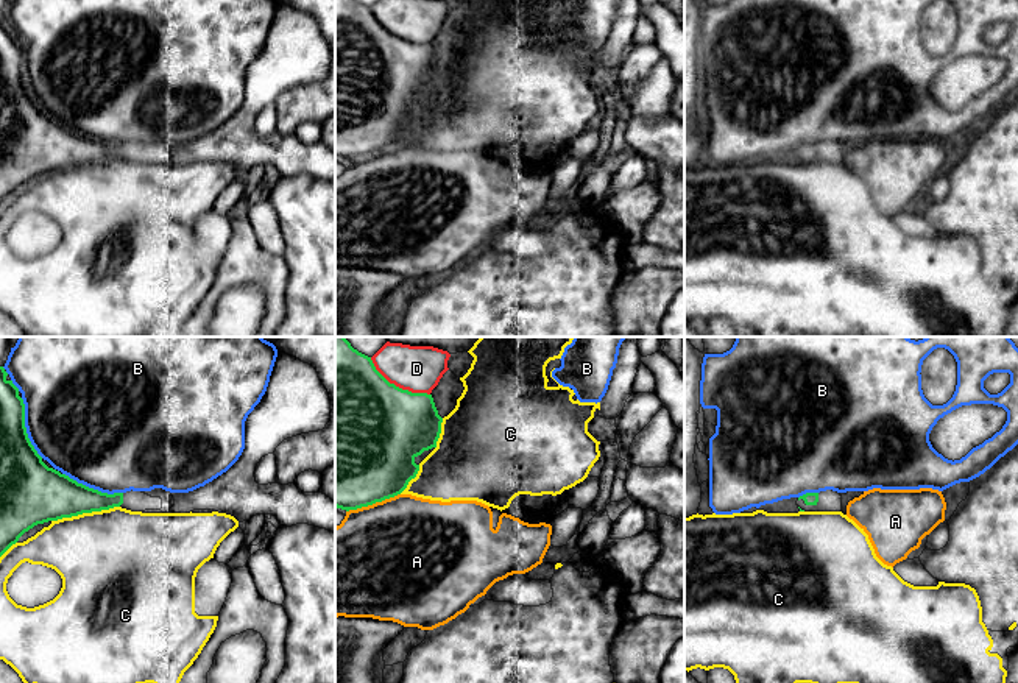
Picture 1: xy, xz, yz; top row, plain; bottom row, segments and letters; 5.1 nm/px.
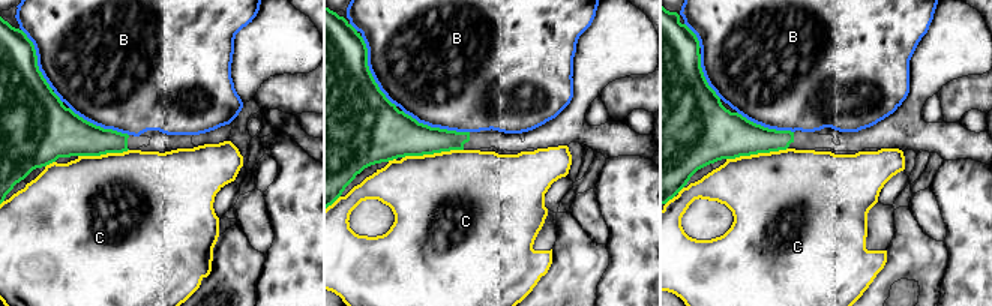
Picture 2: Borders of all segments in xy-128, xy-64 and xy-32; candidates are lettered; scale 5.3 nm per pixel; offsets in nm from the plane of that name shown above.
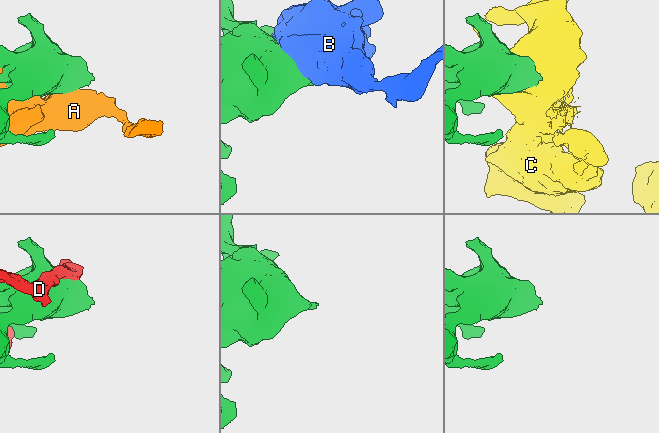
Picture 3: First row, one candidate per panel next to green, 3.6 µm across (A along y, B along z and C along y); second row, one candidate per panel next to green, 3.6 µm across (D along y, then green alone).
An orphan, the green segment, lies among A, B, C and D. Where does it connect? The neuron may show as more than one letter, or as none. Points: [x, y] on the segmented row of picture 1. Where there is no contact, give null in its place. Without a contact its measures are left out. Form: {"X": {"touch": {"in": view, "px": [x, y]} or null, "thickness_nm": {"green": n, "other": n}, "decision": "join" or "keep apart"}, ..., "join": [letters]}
{"A": {"touch": {"in": "xz", "px": [373, 502]}, "thickness_nm": {"green": 500, "other": 480}, "decision": "keep apart"}, "B": {"touch": {"in": "xy", "px": [25, 428]}, "thickness_nm": {"green": 240, "other": 500}, "decision": "keep apart"}, "C": {"touch": {"in": "xy", "px": [84, 512]}, "thickness_nm": {"green": 280, "other": 480}, "decision": "keep apart"}, "D": {"touch": {"in": "xz", "px": [398, 387]}, "thickness_nm": {"green": 500, "other": 240}, "decision": "keep apart"}, "join": []}

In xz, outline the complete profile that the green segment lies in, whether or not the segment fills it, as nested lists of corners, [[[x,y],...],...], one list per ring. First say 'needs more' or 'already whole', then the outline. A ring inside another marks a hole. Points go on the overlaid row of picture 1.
already whole | [[[335,337],[335,507],[357,510],[401,494],[416,477],[415,458],[437,448],[443,418],[432,395],[390,384],[371,357]]]

